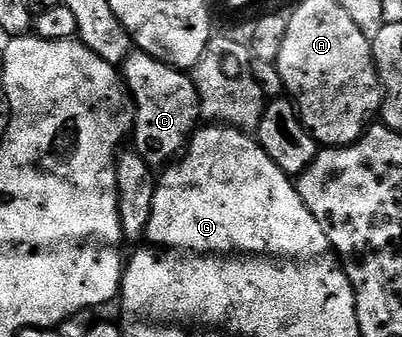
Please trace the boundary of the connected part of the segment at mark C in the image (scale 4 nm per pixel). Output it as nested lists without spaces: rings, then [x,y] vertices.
[[[133,51],[125,59],[122,76],[132,94],[134,106],[130,134],[130,141],[136,144],[133,145],[134,152],[142,155],[142,159],[154,167],[164,167],[175,162],[188,148],[188,139],[196,132],[201,120],[200,96],[196,84],[185,70],[139,51]]]

